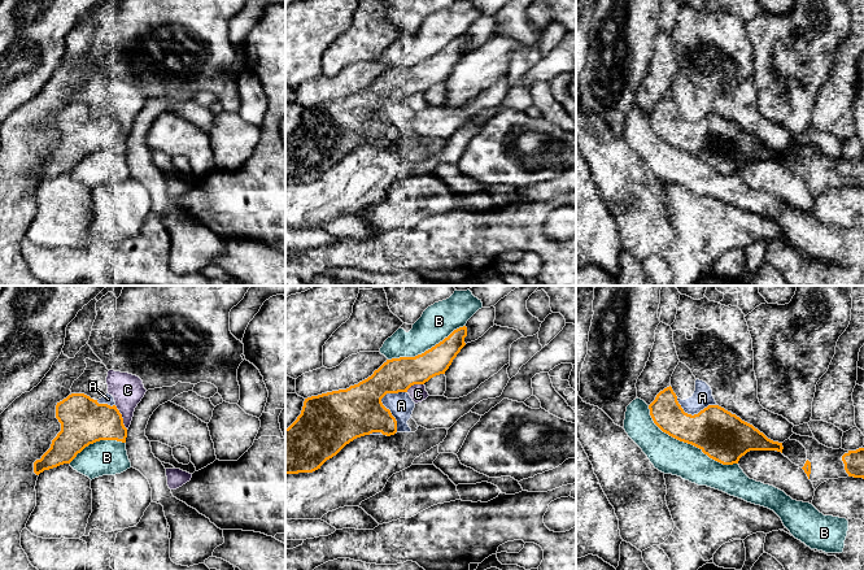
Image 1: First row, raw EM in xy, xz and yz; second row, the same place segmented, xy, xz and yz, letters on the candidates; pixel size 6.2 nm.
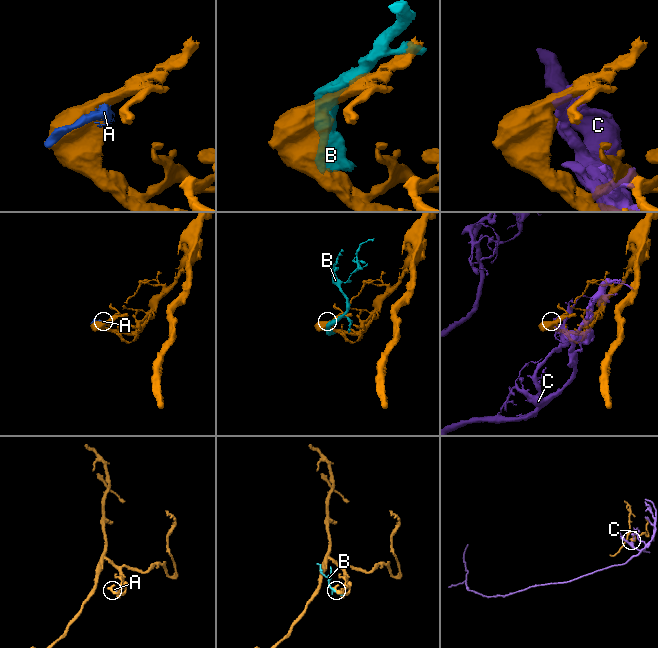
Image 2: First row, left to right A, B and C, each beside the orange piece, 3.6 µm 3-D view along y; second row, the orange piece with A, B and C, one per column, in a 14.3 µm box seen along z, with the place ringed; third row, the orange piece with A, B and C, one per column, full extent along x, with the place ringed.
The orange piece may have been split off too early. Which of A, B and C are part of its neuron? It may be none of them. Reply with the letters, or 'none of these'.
A

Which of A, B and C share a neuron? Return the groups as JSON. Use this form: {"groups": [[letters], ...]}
{"groups": [["A"], ["B"], ["C"]]}

